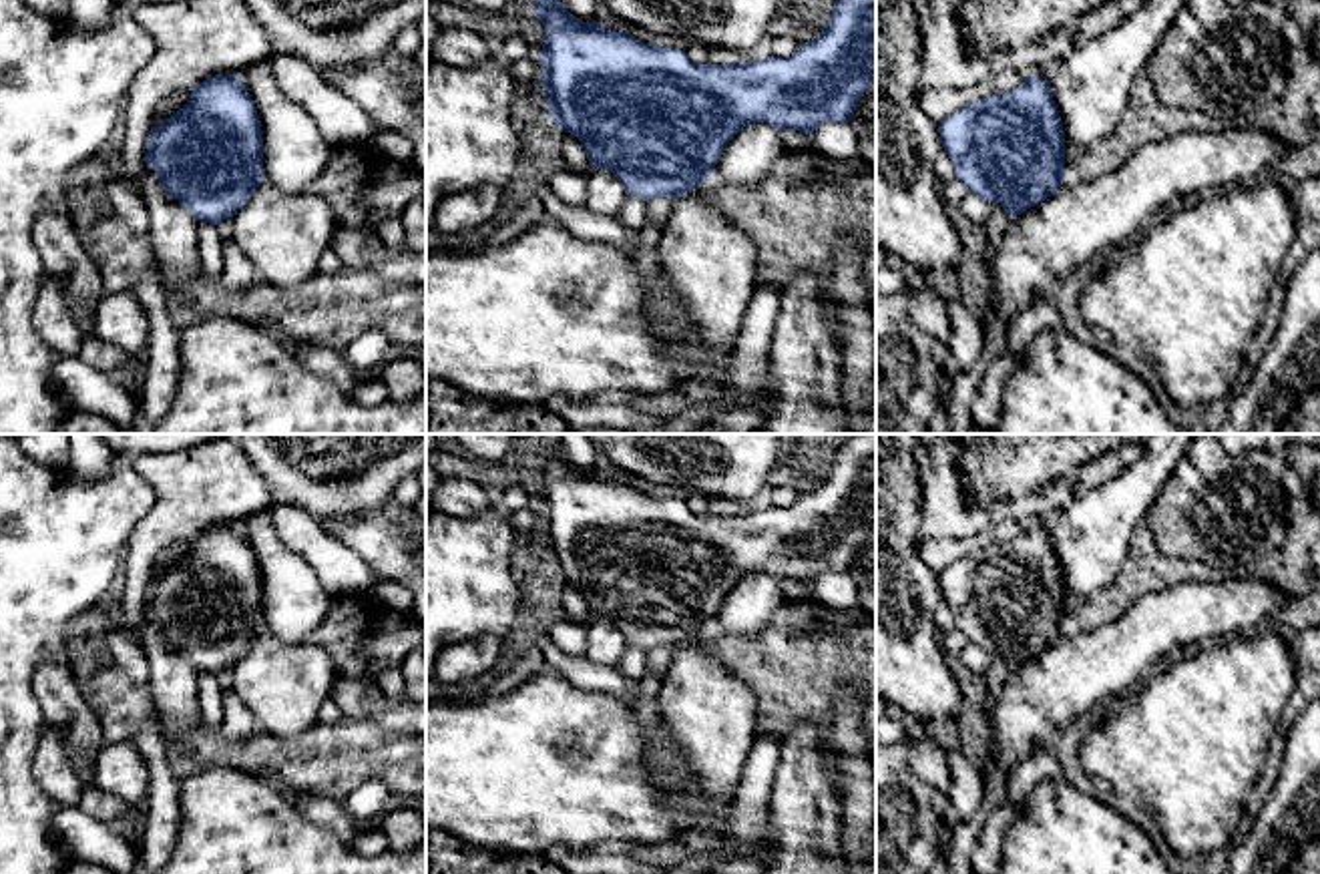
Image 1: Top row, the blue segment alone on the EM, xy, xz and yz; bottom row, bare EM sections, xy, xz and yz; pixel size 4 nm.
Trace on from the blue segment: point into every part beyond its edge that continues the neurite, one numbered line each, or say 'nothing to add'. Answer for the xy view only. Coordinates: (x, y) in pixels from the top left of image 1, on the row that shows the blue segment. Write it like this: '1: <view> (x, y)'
nothing to add

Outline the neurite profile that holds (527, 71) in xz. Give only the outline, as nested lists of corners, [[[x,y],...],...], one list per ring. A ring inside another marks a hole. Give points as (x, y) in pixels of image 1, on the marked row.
[[[536,54],[508,62],[508,70],[526,94],[534,94],[540,86],[540,60]]]

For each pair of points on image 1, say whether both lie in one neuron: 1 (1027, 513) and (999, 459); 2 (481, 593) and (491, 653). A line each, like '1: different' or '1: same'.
1: different
2: different

